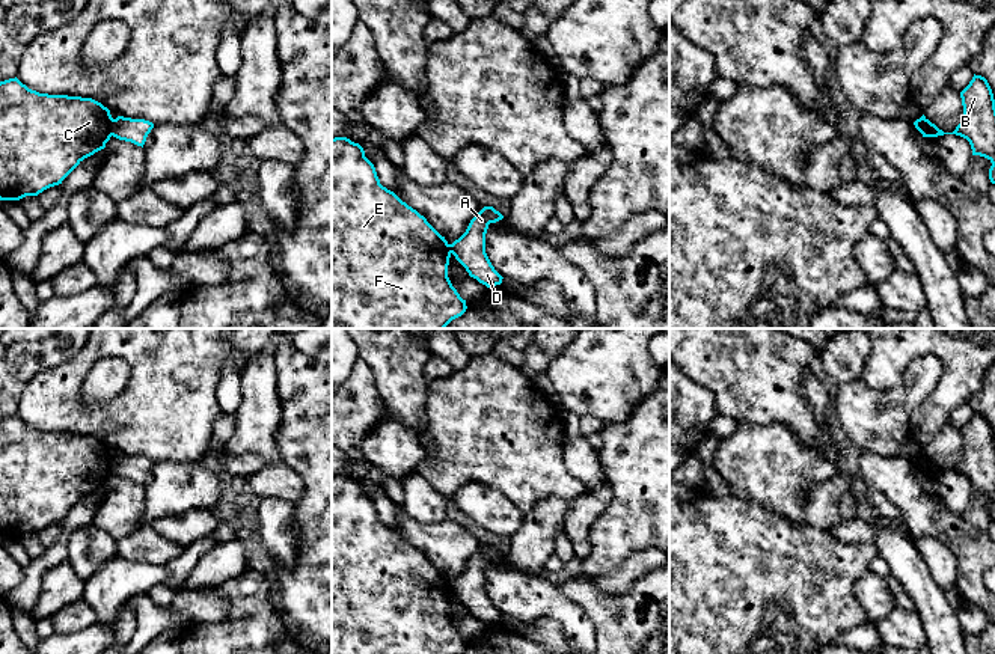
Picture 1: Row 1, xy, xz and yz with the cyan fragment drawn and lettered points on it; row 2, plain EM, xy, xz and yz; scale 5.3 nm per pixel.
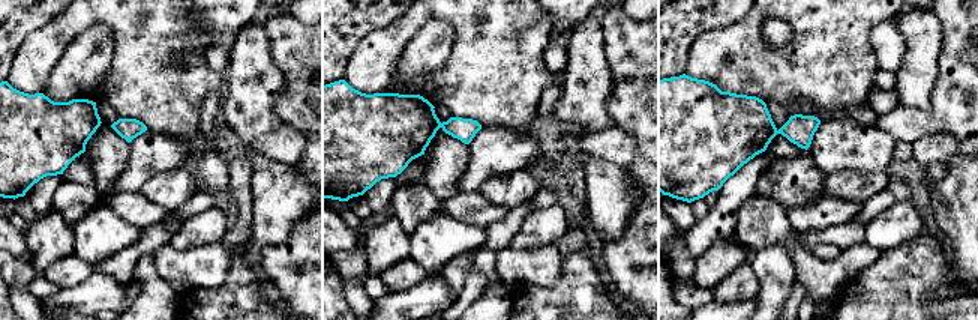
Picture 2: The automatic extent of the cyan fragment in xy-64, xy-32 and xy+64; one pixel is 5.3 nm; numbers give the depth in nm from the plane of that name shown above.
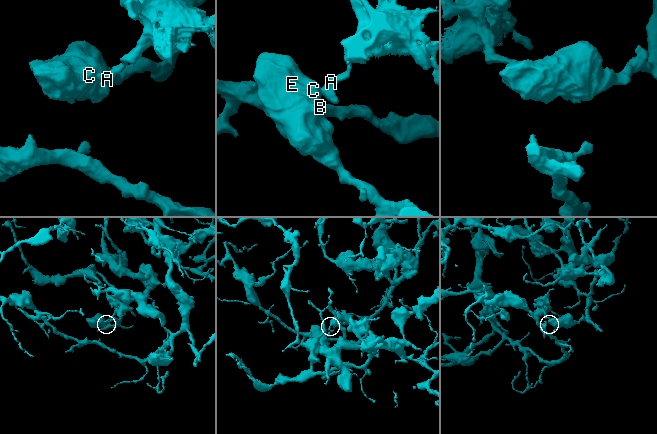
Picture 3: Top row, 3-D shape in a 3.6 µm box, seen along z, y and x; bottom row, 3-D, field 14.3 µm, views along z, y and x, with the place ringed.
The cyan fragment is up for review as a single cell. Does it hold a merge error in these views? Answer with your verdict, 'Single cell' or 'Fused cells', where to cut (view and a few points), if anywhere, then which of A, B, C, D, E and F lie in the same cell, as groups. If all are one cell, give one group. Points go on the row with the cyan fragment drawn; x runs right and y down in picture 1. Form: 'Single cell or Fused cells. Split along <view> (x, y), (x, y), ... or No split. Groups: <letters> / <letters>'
Fused cells. Split along xy (113, 119), (110, 134). Groups: A D / B C E F

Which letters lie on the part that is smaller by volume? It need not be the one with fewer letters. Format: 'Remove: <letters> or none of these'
Remove: A, D

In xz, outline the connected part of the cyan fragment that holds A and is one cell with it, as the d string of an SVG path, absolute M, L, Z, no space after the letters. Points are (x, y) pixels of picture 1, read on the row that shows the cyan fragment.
M484 206L469 223L466 232L449 244L451 253L466 268L470 277L487 288L502 283L502 276L491 265L485 253L485 234L490 223L504 215L493 206Z

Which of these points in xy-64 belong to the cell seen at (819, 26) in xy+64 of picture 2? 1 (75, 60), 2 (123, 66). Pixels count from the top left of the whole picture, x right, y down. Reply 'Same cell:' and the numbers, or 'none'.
Same cell: 2

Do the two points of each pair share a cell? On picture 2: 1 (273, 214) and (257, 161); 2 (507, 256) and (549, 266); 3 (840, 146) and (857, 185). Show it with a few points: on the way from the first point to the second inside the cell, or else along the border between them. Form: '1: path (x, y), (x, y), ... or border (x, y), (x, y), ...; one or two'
1: path (273, 200), (273, 184), (267, 175); one
2: path (518, 266), (539, 266); one
3: border (884, 169), (840, 170), (825, 176); two

